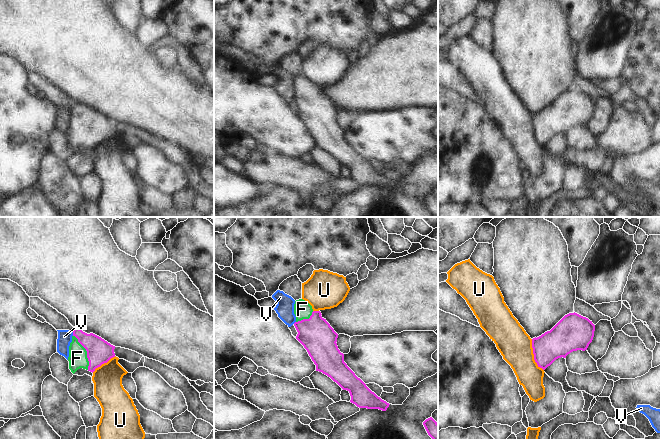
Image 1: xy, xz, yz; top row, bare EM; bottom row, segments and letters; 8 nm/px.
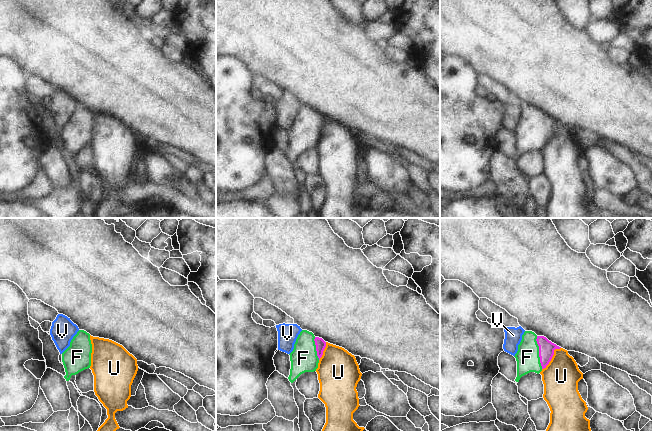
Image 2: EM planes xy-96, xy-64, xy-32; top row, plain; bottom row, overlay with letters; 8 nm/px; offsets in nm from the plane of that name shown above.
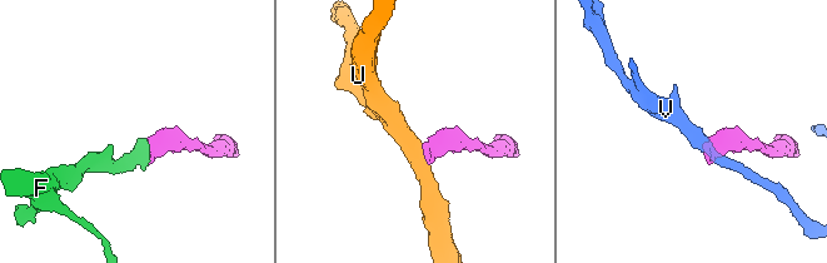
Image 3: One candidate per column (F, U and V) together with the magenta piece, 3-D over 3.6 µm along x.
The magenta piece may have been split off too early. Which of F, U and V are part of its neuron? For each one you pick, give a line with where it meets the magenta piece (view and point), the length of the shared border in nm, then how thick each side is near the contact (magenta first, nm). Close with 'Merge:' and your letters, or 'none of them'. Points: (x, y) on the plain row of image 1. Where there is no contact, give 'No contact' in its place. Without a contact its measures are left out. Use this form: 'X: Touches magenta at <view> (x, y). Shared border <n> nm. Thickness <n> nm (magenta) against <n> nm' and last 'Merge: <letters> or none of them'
F: Touches magenta at xy (87, 128). Shared border 300 nm. Thickness 200 nm (magenta) against 150 nm
Merge: F

